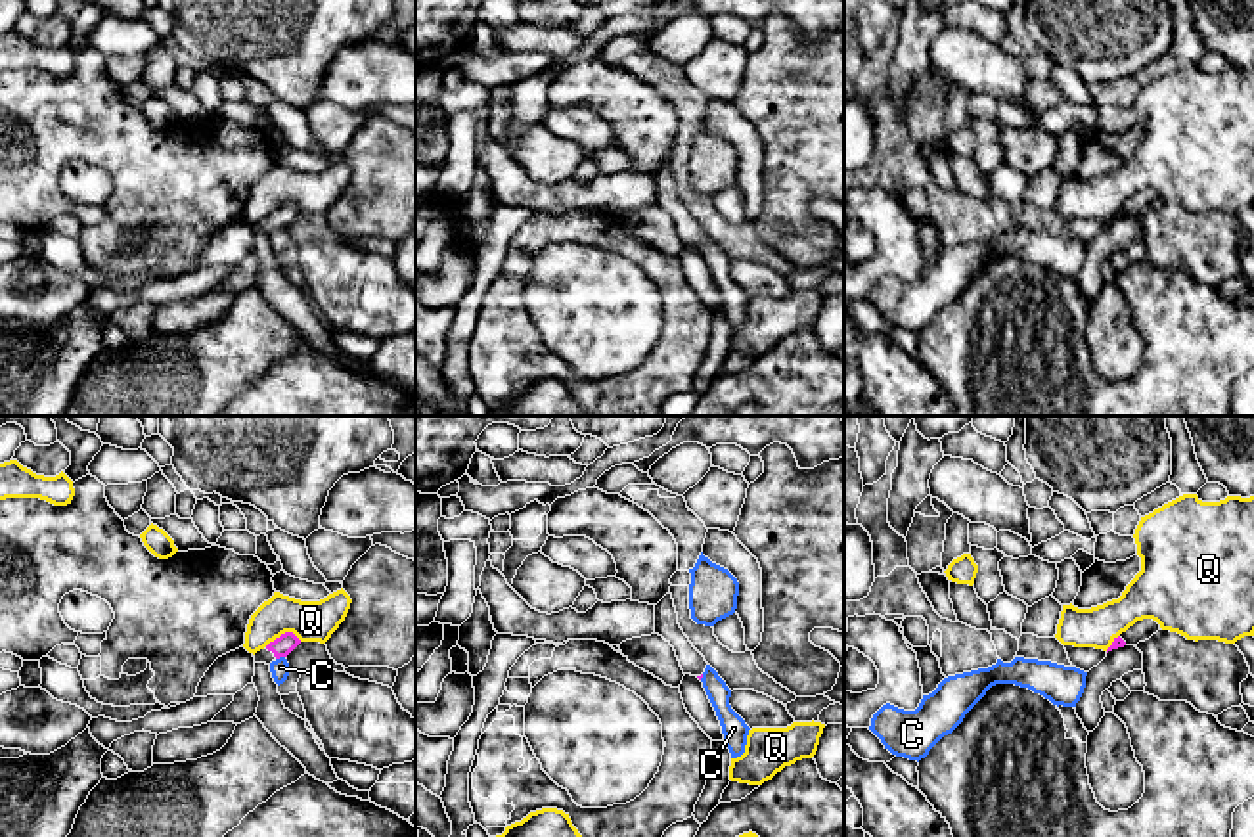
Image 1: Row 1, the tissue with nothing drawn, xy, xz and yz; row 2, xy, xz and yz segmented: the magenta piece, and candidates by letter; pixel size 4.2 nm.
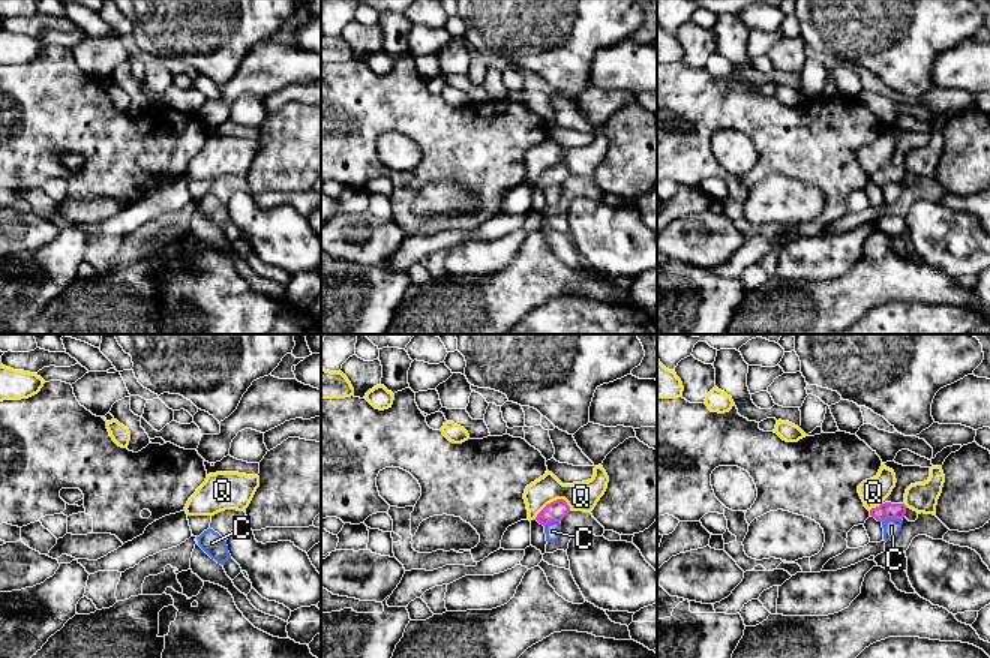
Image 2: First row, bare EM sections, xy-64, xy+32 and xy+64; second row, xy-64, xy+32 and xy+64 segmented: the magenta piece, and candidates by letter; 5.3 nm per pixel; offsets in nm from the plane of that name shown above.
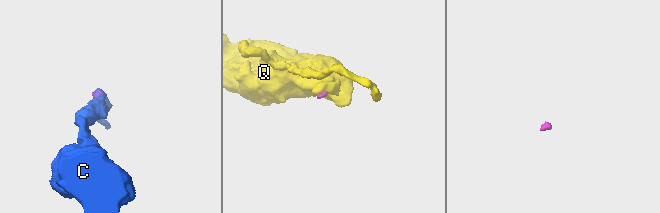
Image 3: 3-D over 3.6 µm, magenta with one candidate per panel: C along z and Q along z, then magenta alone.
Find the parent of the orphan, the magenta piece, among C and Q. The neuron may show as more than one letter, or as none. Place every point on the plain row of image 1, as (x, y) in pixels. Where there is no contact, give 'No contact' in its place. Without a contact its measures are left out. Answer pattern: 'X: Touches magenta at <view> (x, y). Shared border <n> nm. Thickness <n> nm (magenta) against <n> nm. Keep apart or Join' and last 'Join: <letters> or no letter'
C: Touches magenta at xy (280, 226). Shared border 40 nm. Thickness 90 nm (magenta) against 80 nm. Keep apart
Q: Touches magenta at xy (282, 205). Shared border 160 nm. Thickness 90 nm (magenta) against 180 nm. Keep apart
Join: no letter

